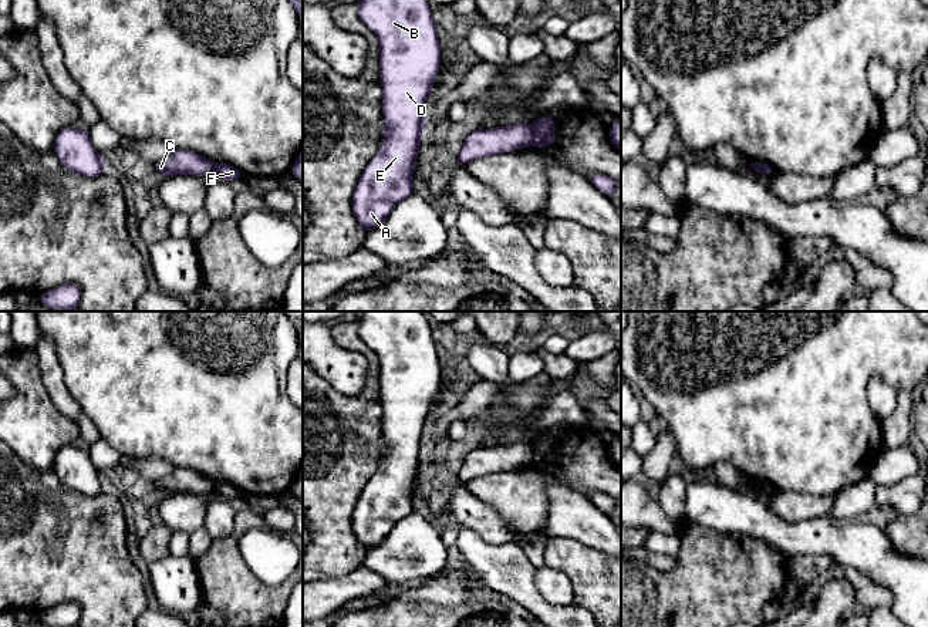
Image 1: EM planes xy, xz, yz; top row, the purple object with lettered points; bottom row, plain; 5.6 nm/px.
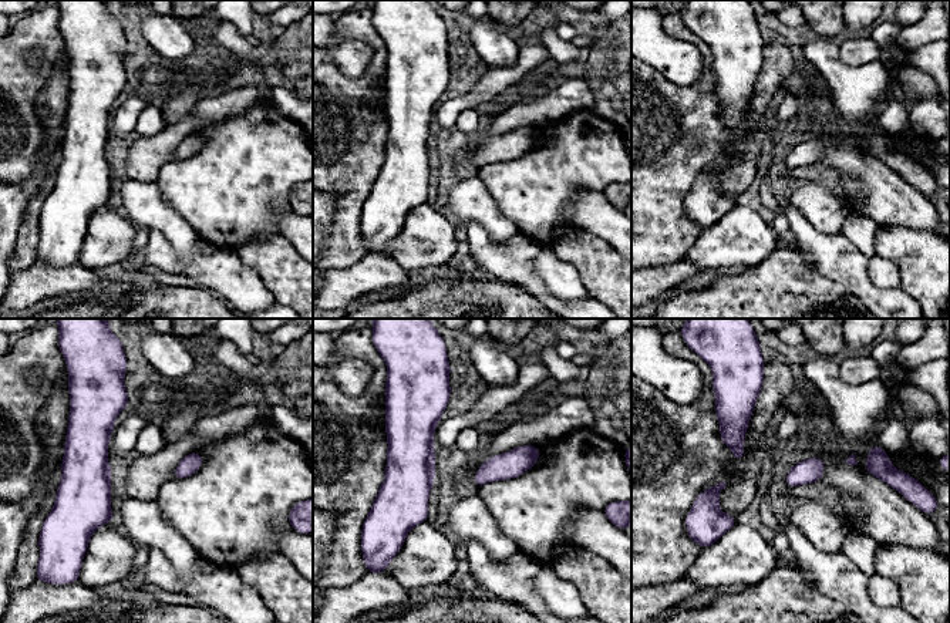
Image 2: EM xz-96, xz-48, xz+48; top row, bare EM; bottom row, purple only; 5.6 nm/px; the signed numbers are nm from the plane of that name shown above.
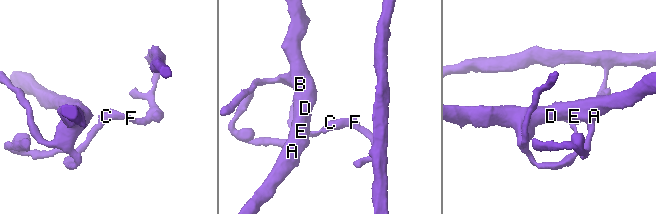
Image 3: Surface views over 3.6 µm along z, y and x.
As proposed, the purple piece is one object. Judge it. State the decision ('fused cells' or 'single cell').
fused cells

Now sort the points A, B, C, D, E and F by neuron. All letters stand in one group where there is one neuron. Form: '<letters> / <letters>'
A B C D E / F

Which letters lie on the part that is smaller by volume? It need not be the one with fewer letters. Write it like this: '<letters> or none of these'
F

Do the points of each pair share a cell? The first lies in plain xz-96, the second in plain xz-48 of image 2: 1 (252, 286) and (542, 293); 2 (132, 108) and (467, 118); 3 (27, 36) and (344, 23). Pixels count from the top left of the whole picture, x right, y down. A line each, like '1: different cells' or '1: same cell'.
1: different cells
2: different cells
3: same cell

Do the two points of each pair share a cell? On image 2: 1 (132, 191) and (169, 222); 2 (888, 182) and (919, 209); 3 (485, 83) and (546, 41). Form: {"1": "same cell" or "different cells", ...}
{"1": "same cell", "2": "same cell", "3": "different cells"}

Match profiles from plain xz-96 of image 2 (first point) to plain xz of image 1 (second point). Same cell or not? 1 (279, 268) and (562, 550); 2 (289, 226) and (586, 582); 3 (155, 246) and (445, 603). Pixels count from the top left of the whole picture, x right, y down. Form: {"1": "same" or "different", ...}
{"1": "same", "2": "different", "3": "different"}

